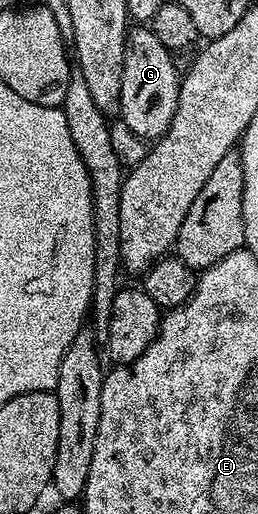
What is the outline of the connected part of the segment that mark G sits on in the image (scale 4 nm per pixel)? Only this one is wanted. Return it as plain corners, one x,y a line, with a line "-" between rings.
135,26
127,33
125,42
125,58
123,59
123,69
121,70
121,98
119,99
118,119
129,130
133,130
145,142
154,142
169,130
169,122
173,122
173,114
177,110
179,101
179,82
181,79
180,69
175,69
176,57
165,46
161,46
161,41
157,39
157,34
151,32
150,27

